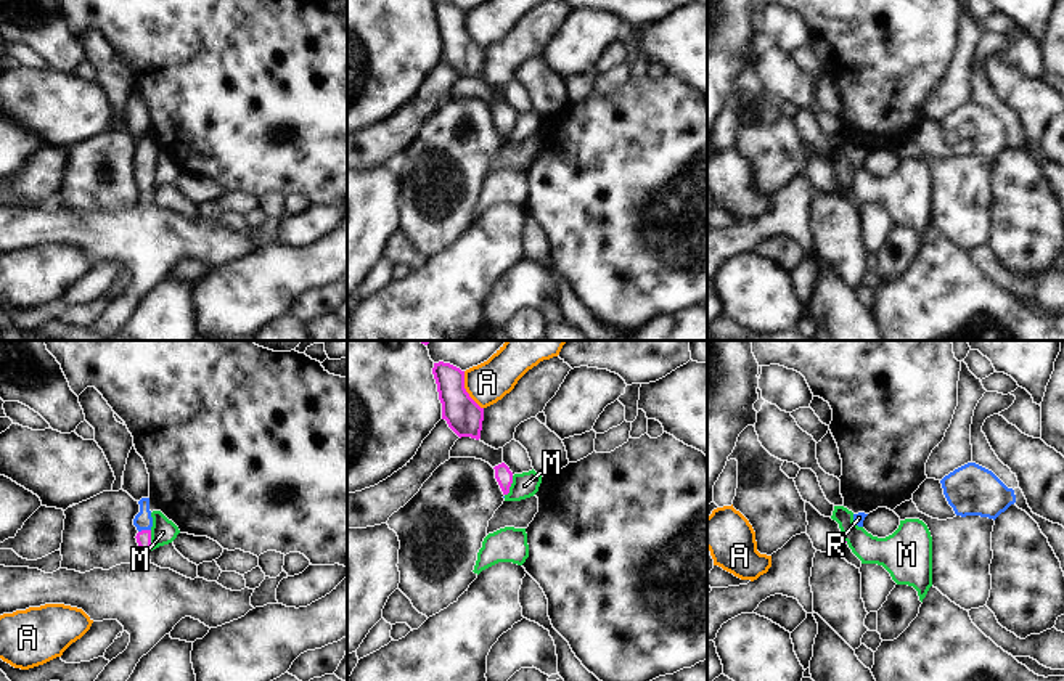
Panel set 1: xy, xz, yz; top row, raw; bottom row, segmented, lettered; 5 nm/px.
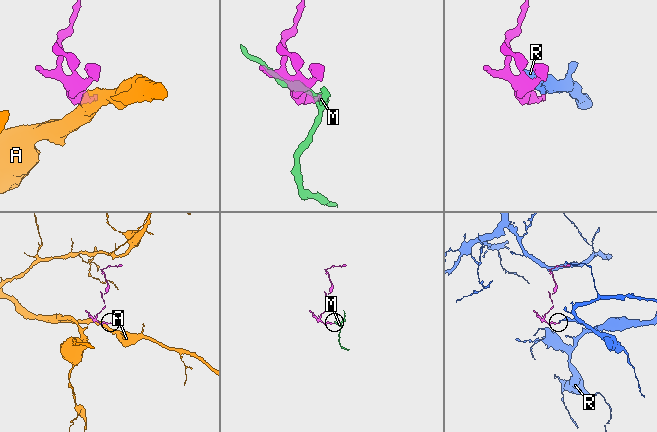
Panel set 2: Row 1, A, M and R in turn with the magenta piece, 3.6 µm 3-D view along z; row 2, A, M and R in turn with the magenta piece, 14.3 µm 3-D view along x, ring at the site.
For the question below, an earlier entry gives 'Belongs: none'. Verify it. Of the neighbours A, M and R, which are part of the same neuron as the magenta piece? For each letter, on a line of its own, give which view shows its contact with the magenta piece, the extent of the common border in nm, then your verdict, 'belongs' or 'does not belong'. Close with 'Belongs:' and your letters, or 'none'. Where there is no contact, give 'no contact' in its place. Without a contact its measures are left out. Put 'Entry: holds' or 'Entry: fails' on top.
Entry: fails
A: contact in xz; length 220 nm; does not belong
M: contact in xy; length 110 nm; does not belong
R: contact in xy; length 70 nm; belongs
Belongs: R

